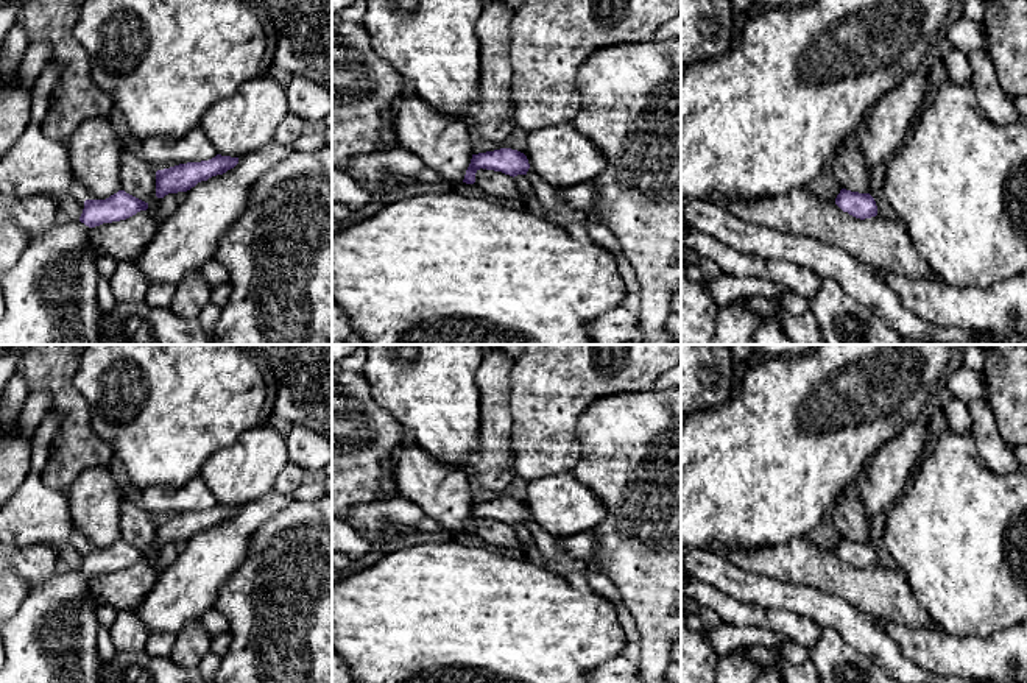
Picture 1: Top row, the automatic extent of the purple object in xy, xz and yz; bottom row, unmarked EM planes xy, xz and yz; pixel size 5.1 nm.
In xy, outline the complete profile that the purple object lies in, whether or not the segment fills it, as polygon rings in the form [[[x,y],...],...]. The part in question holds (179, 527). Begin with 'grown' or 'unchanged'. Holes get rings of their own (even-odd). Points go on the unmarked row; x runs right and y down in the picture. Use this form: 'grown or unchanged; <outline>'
unchanged; [[[217,504],[209,510],[179,513],[156,521],[156,546],[187,541],[201,530],[223,524],[238,513],[238,507]]]

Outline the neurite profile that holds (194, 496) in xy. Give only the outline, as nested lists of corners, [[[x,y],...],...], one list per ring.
[[[201,476],[176,490],[146,488],[137,499],[142,508],[156,521],[179,513],[209,510],[218,504]]]

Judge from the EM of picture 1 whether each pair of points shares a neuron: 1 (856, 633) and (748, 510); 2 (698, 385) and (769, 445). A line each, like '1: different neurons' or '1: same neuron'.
1: different neurons
2: different neurons

